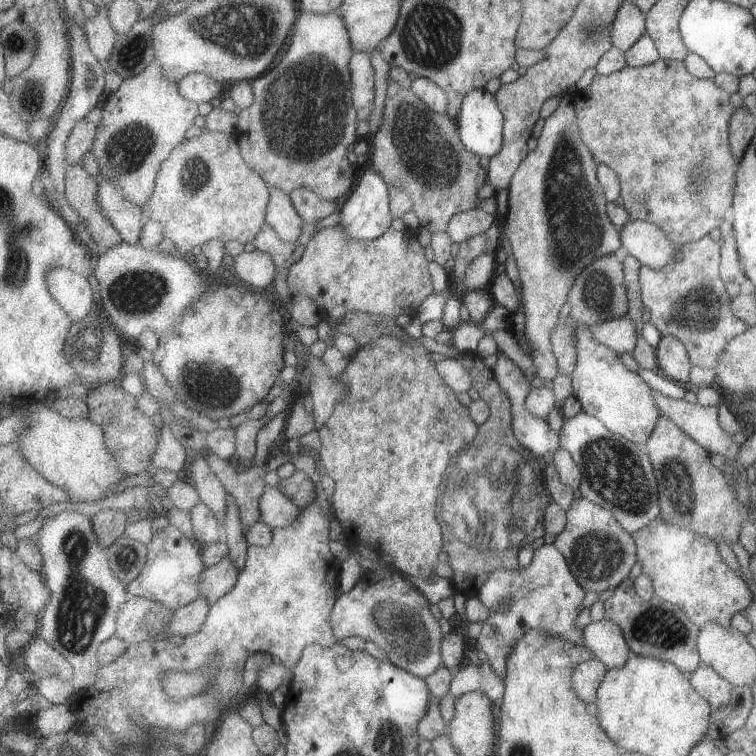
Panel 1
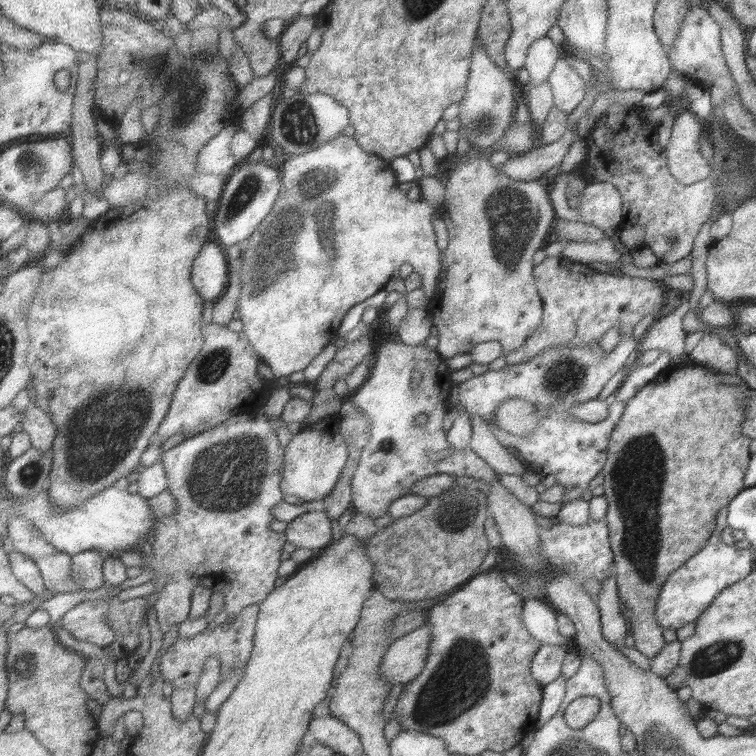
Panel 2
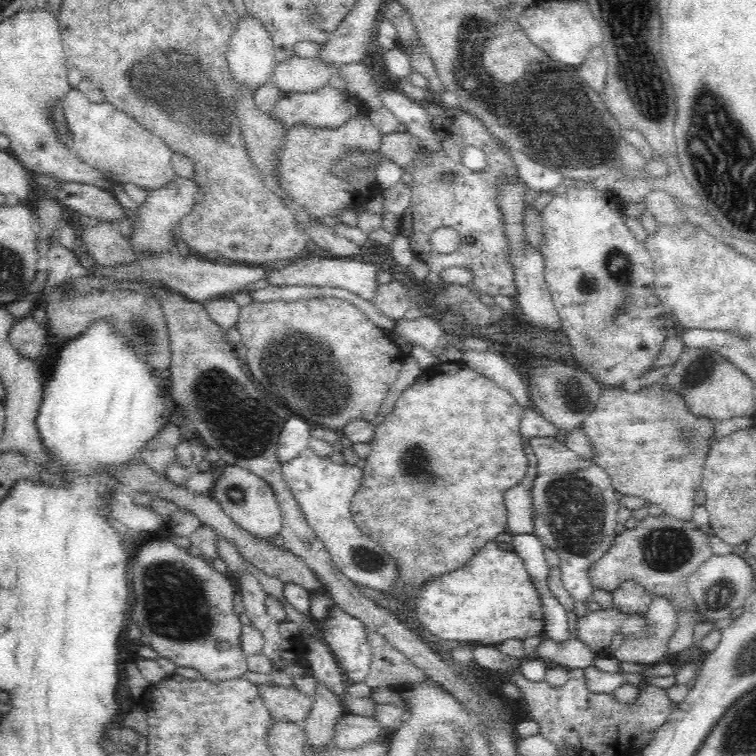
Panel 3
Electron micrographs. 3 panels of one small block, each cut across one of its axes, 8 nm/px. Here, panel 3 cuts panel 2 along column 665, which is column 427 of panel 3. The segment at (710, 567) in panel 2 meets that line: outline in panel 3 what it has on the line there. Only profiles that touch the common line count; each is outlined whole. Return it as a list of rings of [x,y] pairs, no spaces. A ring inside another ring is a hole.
[[[486,542],[464,566],[422,582],[420,590],[408,598],[412,614],[420,620],[436,638],[450,642],[468,642],[478,646],[498,646],[508,640],[526,640],[532,636],[544,634],[544,606],[540,600],[540,590],[536,590],[536,582],[530,578],[524,560],[514,550],[502,550],[500,544]]]

